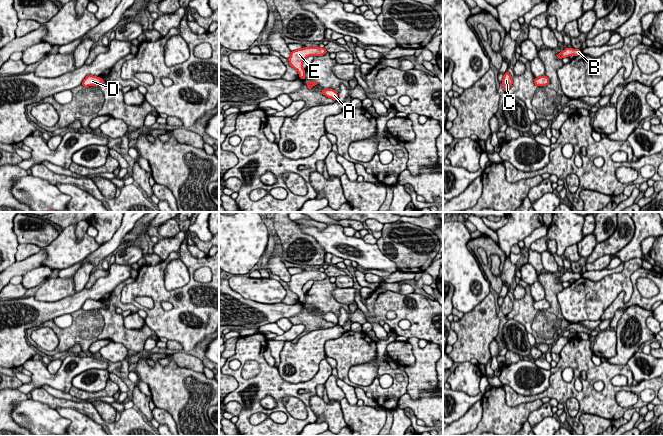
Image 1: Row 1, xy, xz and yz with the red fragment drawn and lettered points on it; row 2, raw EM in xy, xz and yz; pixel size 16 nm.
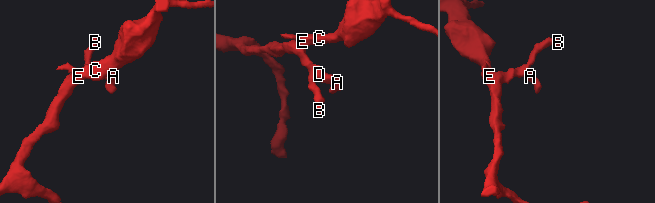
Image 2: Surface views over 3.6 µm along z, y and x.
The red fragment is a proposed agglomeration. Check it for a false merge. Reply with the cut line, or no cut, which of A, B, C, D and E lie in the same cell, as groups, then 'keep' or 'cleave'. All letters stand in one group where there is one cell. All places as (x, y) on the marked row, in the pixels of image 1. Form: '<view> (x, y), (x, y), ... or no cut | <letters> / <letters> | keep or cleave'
no cut | A B C D E | keep

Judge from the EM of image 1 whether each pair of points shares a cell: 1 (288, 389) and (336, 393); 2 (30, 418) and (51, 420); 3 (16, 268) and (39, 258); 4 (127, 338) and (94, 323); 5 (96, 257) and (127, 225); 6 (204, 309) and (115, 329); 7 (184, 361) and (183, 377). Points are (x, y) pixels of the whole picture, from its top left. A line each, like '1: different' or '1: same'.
1: different
2: same
3: same
4: same
5: same
6: different
7: different

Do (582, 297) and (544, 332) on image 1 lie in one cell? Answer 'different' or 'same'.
different

